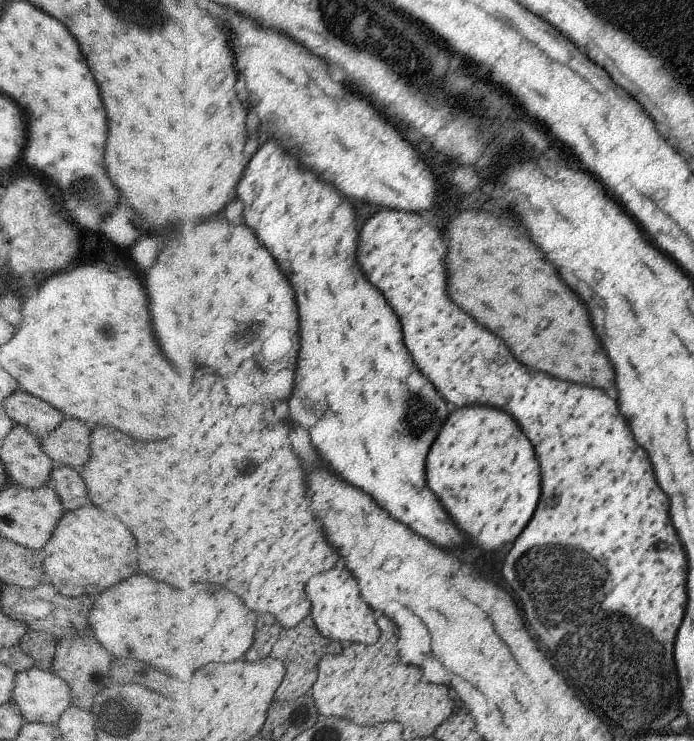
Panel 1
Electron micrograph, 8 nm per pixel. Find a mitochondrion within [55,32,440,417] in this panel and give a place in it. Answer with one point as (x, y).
(87, 192)

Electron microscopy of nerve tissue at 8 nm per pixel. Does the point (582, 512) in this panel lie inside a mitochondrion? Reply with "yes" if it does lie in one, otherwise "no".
no

